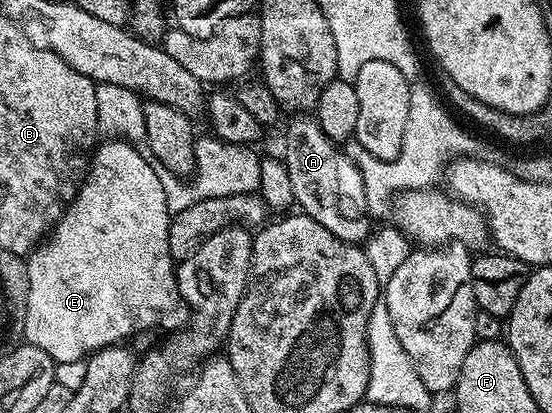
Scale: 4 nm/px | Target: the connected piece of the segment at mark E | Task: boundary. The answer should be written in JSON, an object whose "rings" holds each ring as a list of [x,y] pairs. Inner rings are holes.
{"rings":[[[125,139],[103,140],[95,148],[90,158],[86,176],[82,179],[82,186],[79,187],[73,203],[62,214],[62,218],[54,224],[45,240],[29,254],[26,263],[28,267],[28,307],[26,308],[26,317],[20,322],[20,329],[26,332],[25,340],[31,345],[40,347],[40,351],[47,353],[55,363],[62,366],[70,365],[73,361],[85,362],[90,354],[95,353],[97,349],[106,349],[110,345],[125,342],[127,340],[125,337],[130,337],[133,333],[142,333],[145,329],[154,329],[157,325],[163,325],[168,329],[166,331],[177,331],[190,325],[191,310],[183,301],[182,292],[178,290],[176,262],[170,256],[170,248],[168,247],[168,227],[171,216],[168,211],[168,199],[164,199],[162,177],[159,170],[148,160],[147,154],[137,144]]]}

